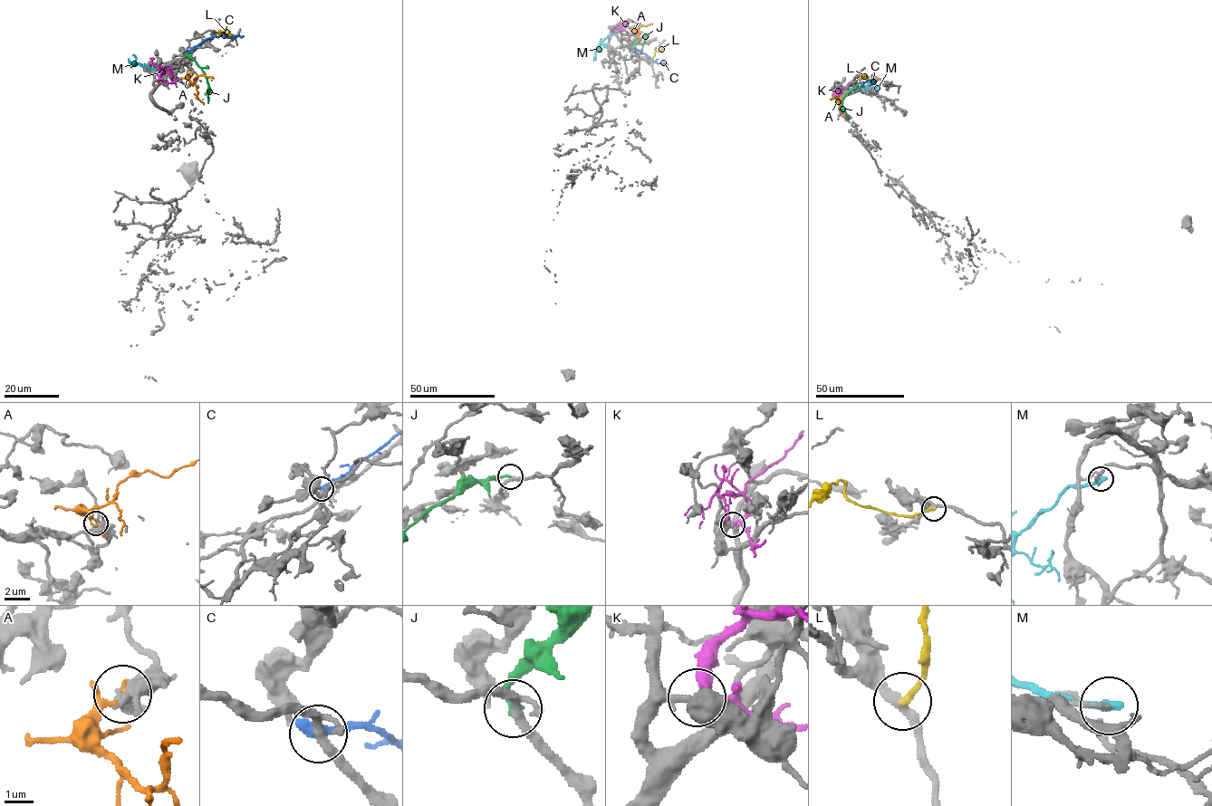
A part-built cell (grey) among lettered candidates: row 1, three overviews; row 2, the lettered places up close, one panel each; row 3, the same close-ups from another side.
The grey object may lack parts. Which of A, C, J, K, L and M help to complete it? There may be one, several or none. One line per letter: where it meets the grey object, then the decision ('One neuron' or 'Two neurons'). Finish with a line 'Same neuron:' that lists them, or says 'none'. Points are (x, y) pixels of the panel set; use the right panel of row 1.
A: Touches grey at (842, 96). Two neurons
C: Touches grey at (863, 86). Two neurons
J: Touches grey at (862, 86). Two neurons
K: Touches grey at (839, 96). Two neurons
L: Touches grey at (878, 79). Two neurons
M: Touches grey at (849, 90). Two neurons
Same neuron: none

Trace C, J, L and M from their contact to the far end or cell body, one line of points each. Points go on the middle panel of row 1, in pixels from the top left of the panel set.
C: (632, 49), (658, 63), (668, 64)
J: (632, 49), (647, 34), (643, 44)
L: (651, 64), (654, 52), (661, 48)
M: (613, 33), (601, 42), (593, 60)

